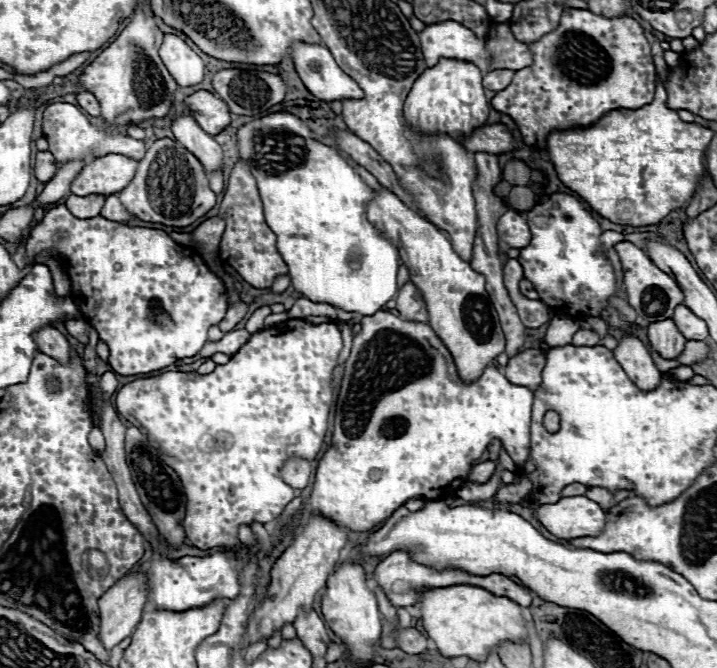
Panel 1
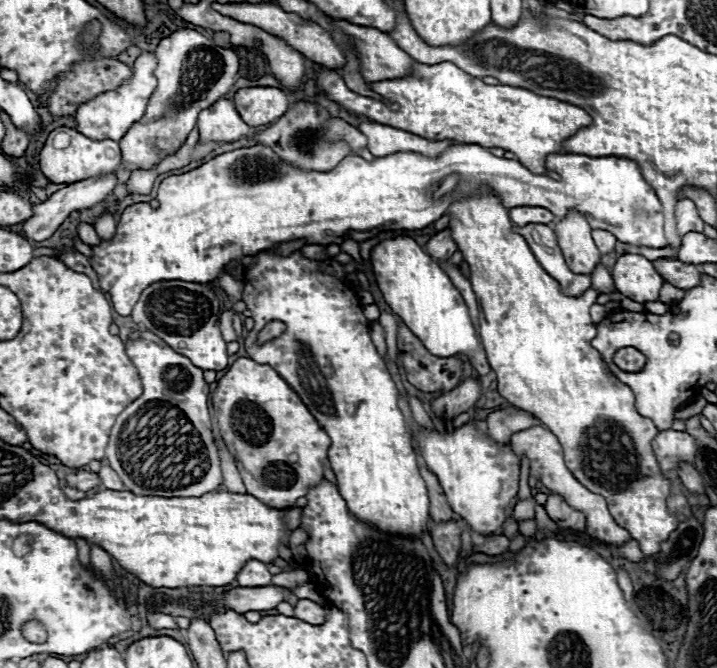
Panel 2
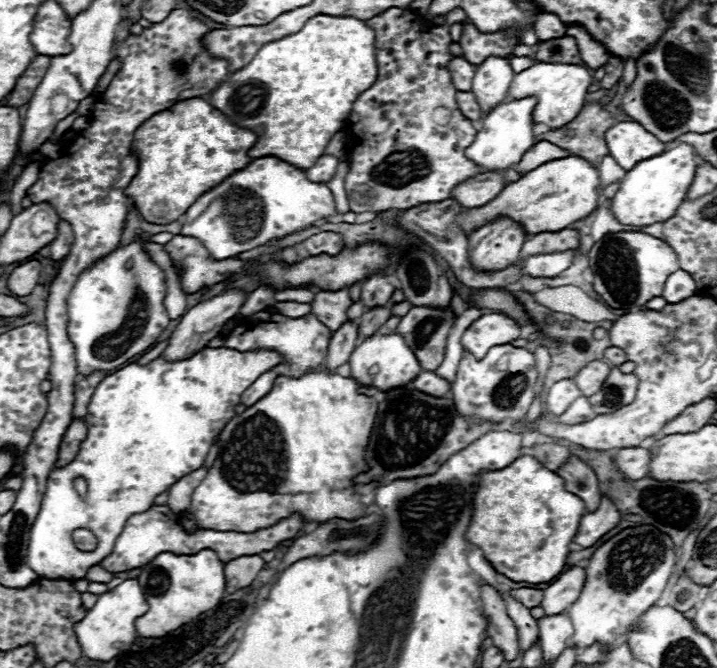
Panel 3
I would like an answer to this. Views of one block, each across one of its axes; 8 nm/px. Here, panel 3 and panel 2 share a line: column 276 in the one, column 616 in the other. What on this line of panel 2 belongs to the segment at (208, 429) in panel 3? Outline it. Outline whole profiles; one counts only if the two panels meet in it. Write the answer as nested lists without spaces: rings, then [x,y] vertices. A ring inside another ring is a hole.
[[[622,348],[614,354],[614,362],[624,372],[640,372],[646,364],[646,358],[636,348]]]

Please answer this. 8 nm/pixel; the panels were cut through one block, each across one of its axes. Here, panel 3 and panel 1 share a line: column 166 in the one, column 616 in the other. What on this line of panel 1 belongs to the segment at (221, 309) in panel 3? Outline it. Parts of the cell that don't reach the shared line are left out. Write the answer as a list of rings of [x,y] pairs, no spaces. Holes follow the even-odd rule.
[[[622,334],[618,346],[614,348],[614,356],[638,388],[652,390],[660,384],[662,372],[654,366],[650,352],[646,350],[638,336]]]

